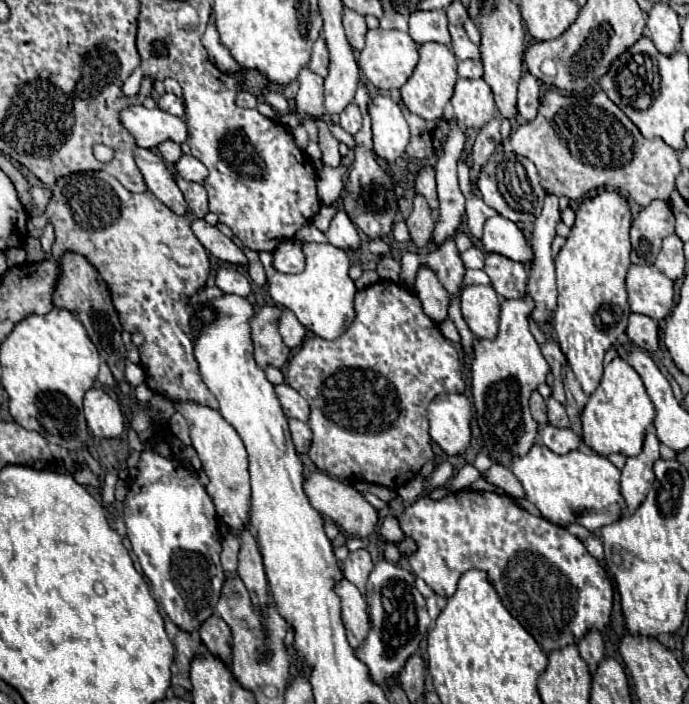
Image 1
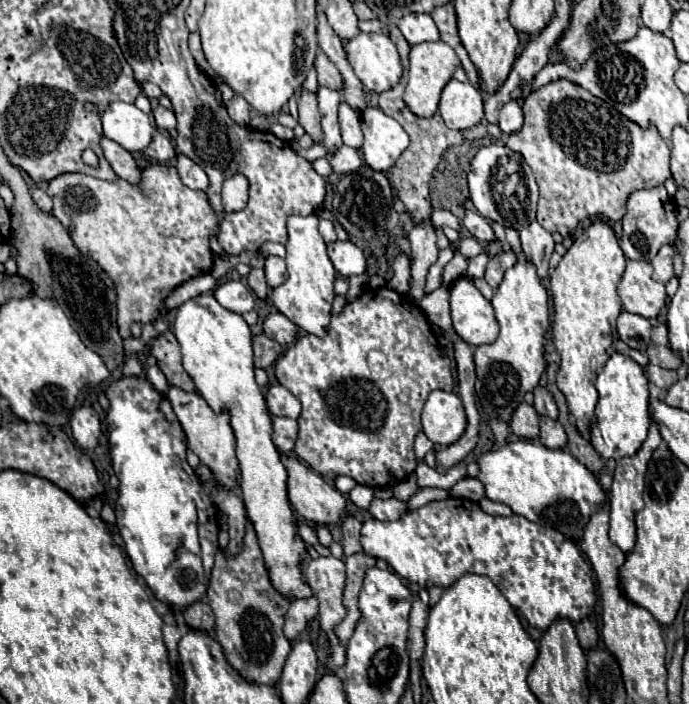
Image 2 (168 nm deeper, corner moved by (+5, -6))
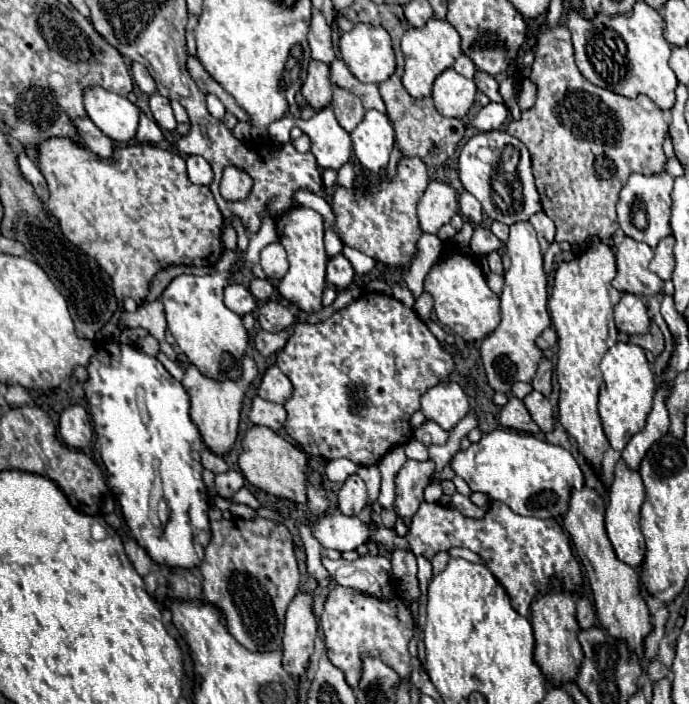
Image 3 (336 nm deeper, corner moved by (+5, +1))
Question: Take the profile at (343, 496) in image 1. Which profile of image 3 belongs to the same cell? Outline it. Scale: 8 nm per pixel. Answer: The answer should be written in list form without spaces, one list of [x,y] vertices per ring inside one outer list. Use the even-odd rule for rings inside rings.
[[[253,426],[247,430],[243,438],[243,452],[239,456],[239,468],[251,484],[259,486],[261,490],[281,500],[307,504],[307,488],[309,488],[309,476],[305,472],[307,466],[309,466],[307,454],[301,452],[297,446],[289,444],[285,438],[281,438],[273,430],[261,428],[261,426]]]

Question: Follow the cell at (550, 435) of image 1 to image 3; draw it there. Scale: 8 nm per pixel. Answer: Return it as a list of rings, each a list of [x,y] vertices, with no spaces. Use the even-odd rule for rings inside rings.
[[[531,392],[529,396],[525,396],[523,402],[525,402],[529,414],[533,416],[535,424],[543,432],[551,432],[553,430],[553,408],[551,408],[549,400],[545,396],[541,396],[541,392]]]

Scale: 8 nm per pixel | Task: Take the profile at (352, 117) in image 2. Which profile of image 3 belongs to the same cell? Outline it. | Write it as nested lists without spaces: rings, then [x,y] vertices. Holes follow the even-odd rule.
[[[333,88],[333,102],[331,102],[337,122],[347,130],[353,132],[355,126],[363,120],[365,116],[365,108],[361,104],[361,100],[357,100],[357,96],[353,96],[351,92],[343,90],[343,88]]]

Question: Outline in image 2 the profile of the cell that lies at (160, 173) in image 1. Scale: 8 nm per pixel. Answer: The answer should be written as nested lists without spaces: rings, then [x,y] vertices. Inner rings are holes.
[[[101,137],[101,149],[103,149],[103,155],[105,159],[109,161],[111,169],[125,181],[129,183],[137,183],[139,181],[139,163],[133,159],[133,155],[129,151],[125,151],[121,145],[113,143],[111,139],[107,137]]]

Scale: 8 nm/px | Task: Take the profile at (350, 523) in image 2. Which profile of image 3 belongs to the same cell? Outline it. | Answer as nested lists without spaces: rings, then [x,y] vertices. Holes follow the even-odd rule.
[[[353,474],[345,480],[345,484],[339,490],[339,510],[347,516],[357,516],[367,502],[367,486],[365,482]]]

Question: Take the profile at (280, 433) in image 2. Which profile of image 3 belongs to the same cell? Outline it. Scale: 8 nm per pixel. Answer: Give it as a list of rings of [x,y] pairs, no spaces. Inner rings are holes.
[[[257,396],[257,398],[253,398],[249,418],[257,426],[265,426],[265,428],[271,428],[273,432],[281,432],[287,422],[287,412],[281,404],[267,402]]]

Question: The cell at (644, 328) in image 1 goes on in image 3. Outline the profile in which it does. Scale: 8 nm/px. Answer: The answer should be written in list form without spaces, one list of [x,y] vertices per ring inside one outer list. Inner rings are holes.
[[[621,294],[619,304],[615,306],[615,326],[619,332],[631,334],[647,334],[649,332],[649,314],[647,306],[639,296]]]

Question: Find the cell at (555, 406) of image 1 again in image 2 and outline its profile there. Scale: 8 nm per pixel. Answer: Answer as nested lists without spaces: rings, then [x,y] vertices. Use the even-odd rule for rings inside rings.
[[[537,385],[535,389],[533,389],[533,395],[535,395],[535,409],[541,413],[541,415],[547,415],[547,417],[551,417],[551,419],[557,419],[557,405],[555,405],[555,401],[553,401],[553,395],[545,389],[545,387],[541,387],[541,385]]]

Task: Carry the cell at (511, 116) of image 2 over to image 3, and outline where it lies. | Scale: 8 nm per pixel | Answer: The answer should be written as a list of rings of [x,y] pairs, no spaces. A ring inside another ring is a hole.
[[[489,102],[485,108],[481,108],[481,112],[475,116],[473,126],[479,130],[499,130],[505,120],[509,118],[509,110],[505,108],[505,104],[501,102]]]

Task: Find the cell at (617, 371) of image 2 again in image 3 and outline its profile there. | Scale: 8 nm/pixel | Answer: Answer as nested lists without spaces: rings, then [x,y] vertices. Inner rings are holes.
[[[617,342],[607,350],[607,354],[601,360],[601,372],[603,372],[603,386],[599,390],[599,416],[603,422],[603,432],[611,444],[613,450],[621,452],[625,444],[645,428],[645,420],[653,406],[653,394],[655,394],[655,374],[645,358],[643,348],[635,344],[623,344]]]

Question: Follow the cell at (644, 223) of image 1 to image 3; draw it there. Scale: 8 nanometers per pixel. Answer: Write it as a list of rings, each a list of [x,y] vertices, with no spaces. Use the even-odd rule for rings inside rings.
[[[667,172],[651,174],[651,176],[643,176],[643,174],[629,176],[627,184],[619,192],[619,202],[617,202],[617,218],[625,236],[637,242],[645,242],[651,248],[655,248],[661,238],[669,236],[671,234],[669,216],[673,206],[671,190],[673,190],[673,178]]]

